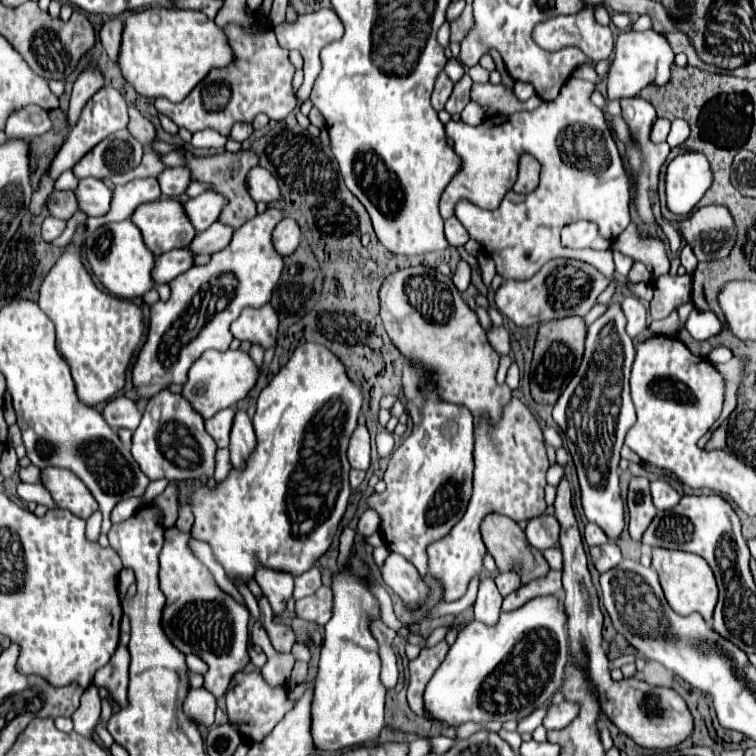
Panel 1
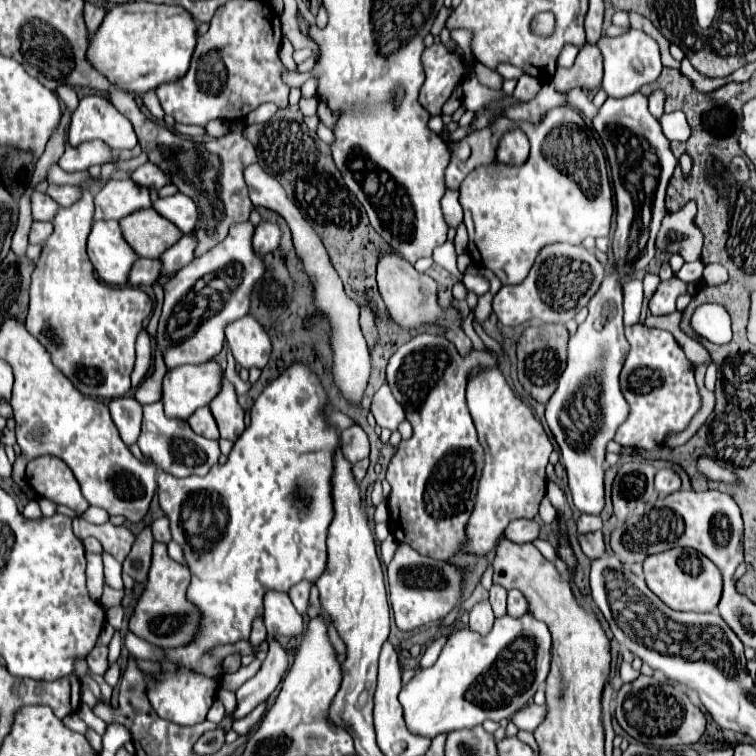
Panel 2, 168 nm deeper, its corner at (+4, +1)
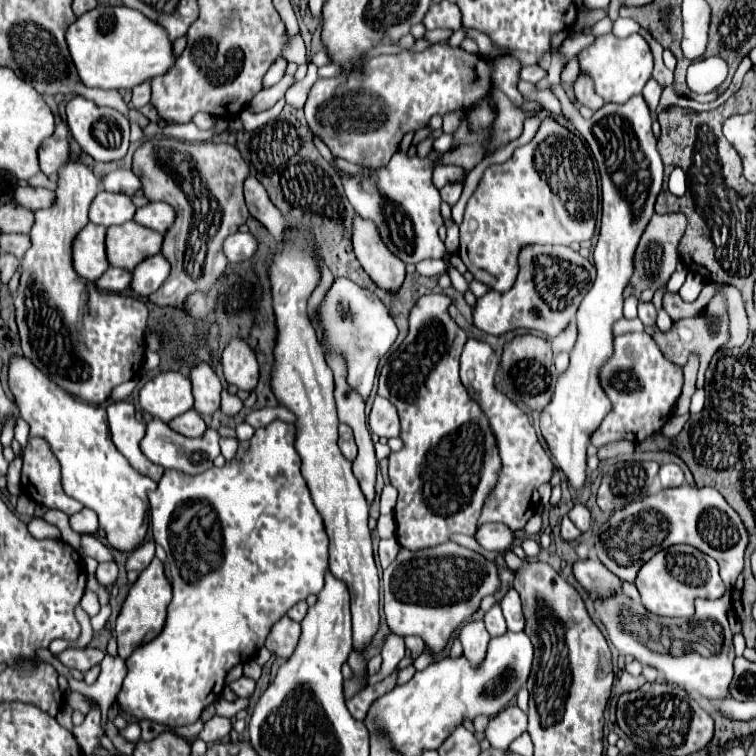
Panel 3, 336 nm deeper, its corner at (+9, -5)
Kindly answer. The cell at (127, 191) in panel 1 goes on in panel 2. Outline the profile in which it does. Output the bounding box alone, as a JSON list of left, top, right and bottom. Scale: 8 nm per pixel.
[94,179,152,221]

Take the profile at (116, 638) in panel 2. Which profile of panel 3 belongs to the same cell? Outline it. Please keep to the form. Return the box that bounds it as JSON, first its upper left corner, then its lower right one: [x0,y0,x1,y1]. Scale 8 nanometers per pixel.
[73,707,103,755]

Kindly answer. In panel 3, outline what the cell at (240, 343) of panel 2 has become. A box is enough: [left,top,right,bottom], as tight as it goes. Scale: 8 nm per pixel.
[221,339,259,391]

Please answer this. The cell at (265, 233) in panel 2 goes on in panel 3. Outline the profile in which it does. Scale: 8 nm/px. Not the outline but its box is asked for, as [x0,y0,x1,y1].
[223,233,257,263]

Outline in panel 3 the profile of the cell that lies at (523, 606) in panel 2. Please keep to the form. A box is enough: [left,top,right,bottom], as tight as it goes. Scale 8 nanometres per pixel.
[501,589,523,631]

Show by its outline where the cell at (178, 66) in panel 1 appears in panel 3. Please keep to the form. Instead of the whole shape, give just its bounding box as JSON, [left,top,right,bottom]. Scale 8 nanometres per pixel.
[65,5,175,89]

